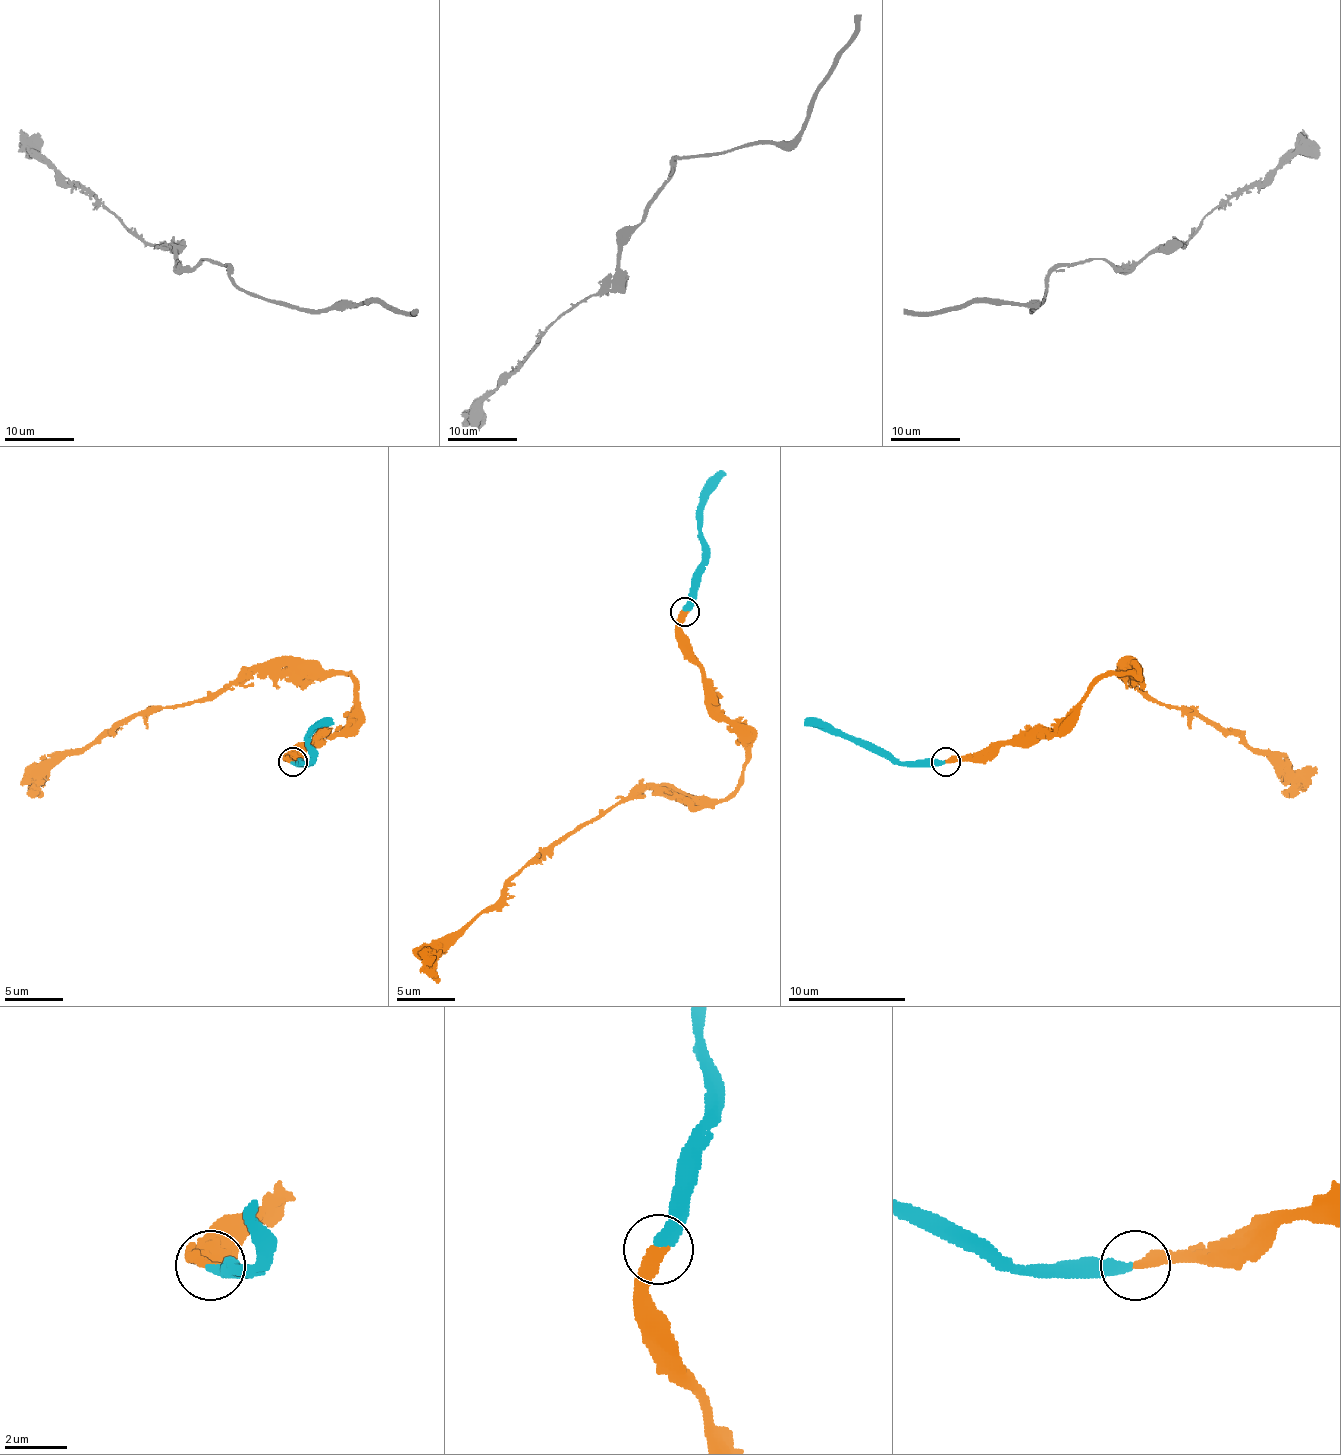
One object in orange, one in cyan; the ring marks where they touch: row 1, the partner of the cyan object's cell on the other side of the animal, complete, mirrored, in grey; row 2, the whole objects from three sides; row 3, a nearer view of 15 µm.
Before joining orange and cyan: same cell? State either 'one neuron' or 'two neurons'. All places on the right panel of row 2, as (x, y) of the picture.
one neuron

